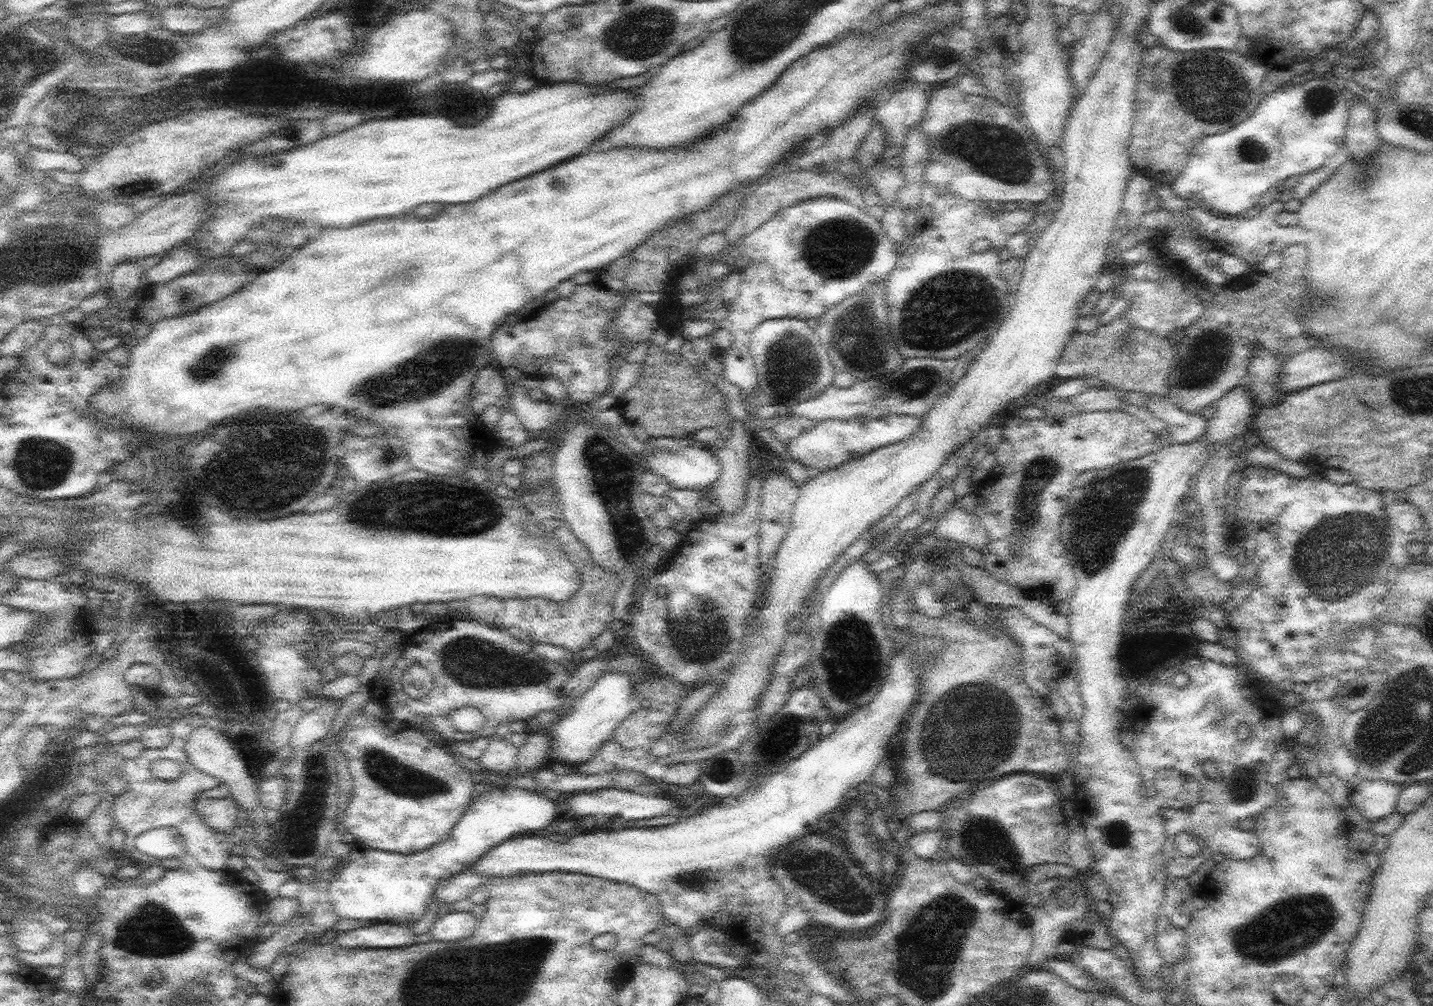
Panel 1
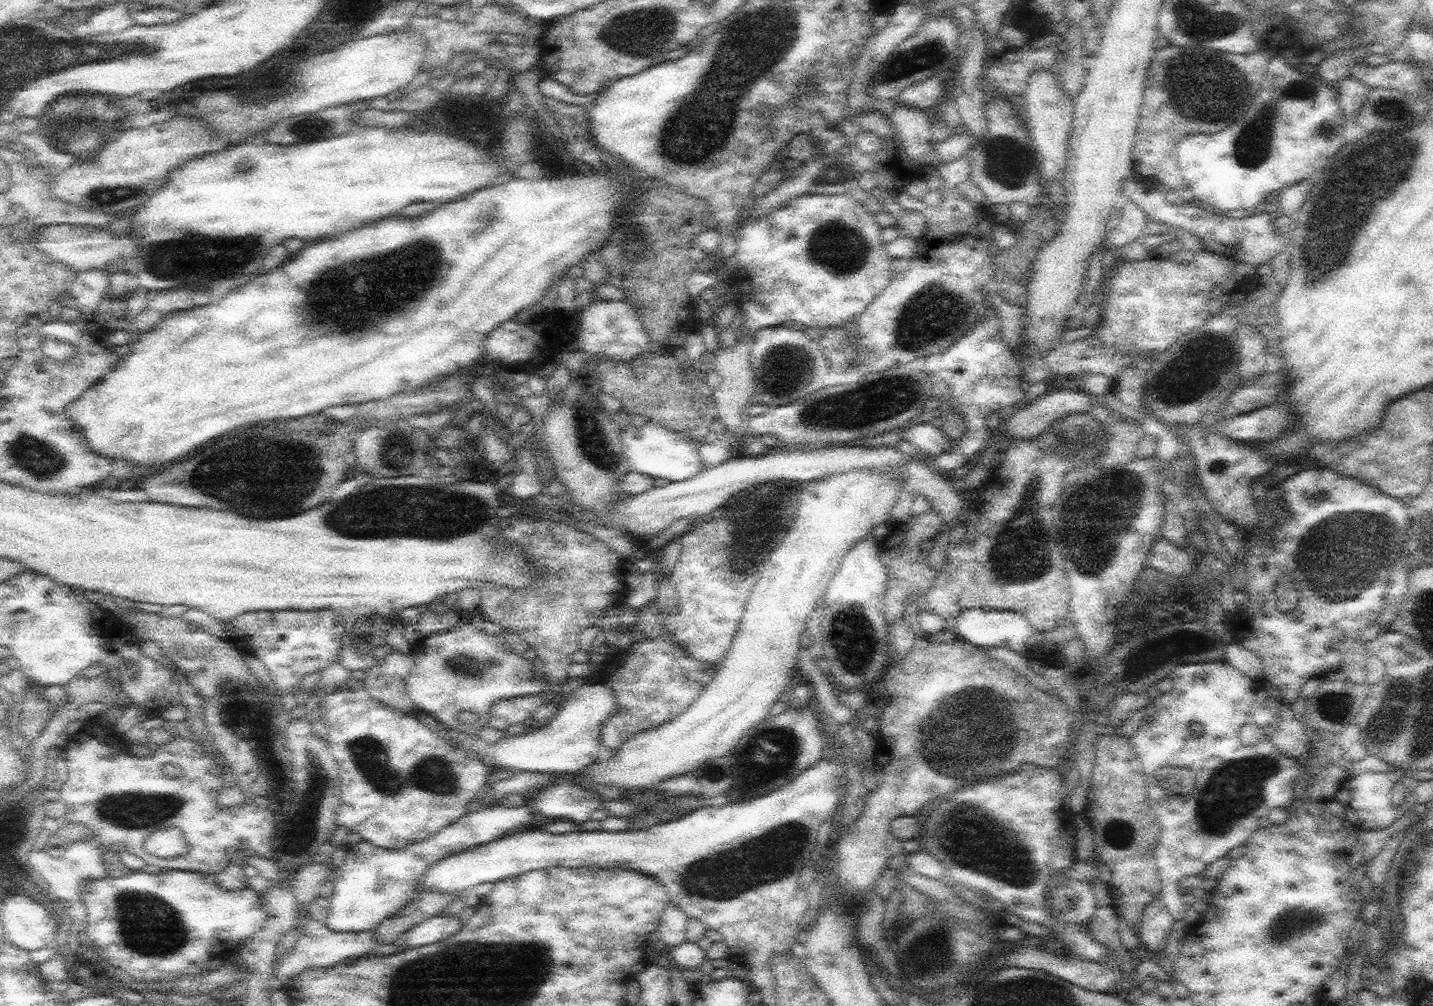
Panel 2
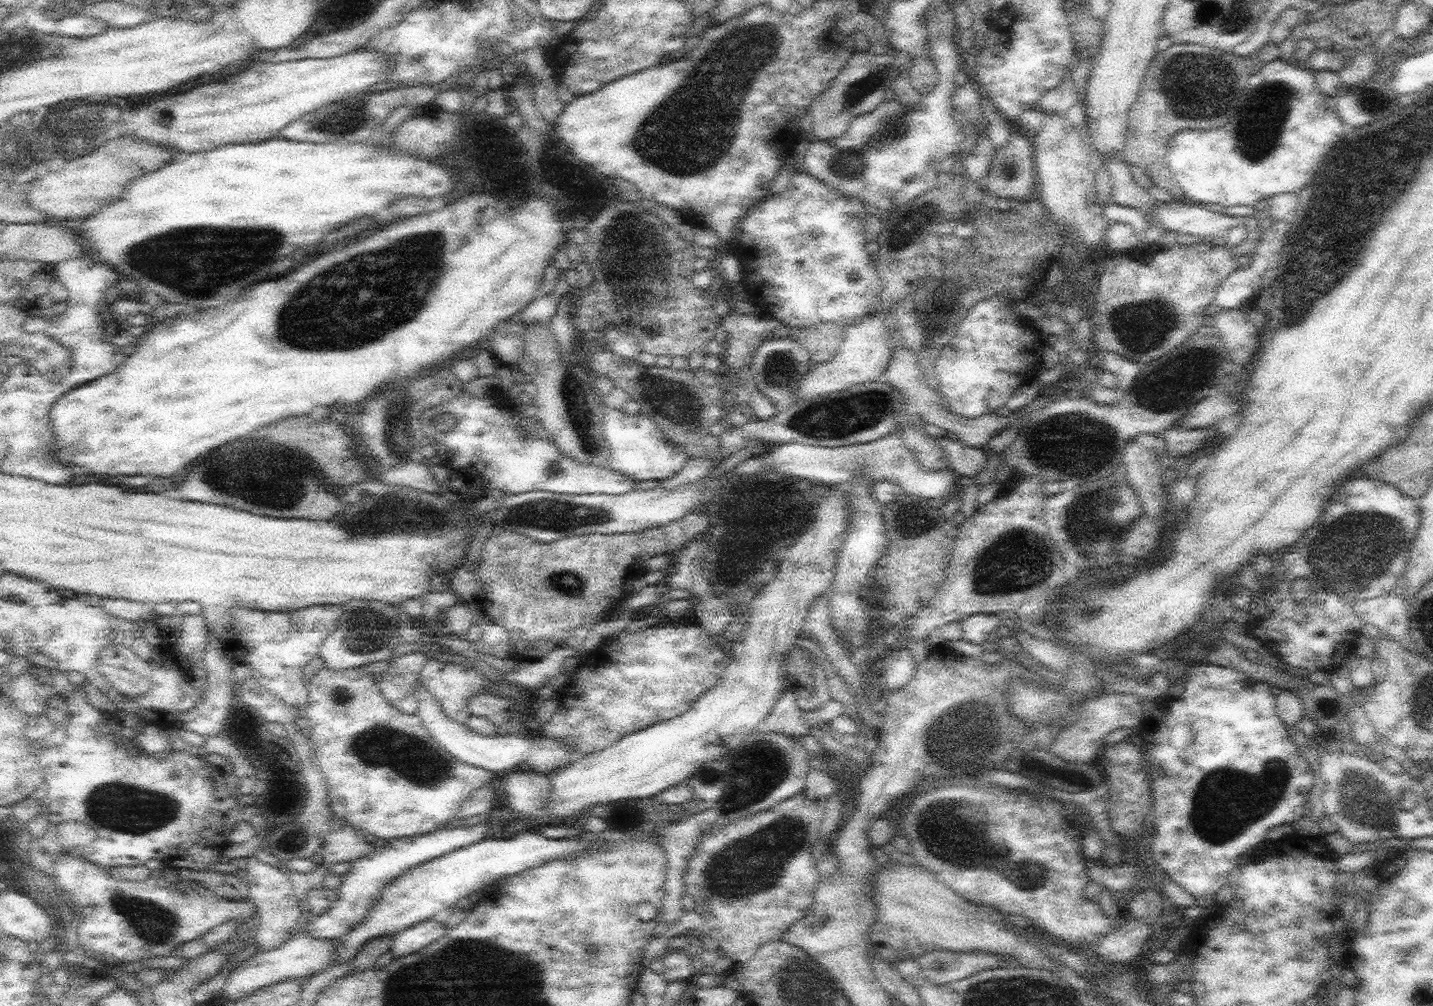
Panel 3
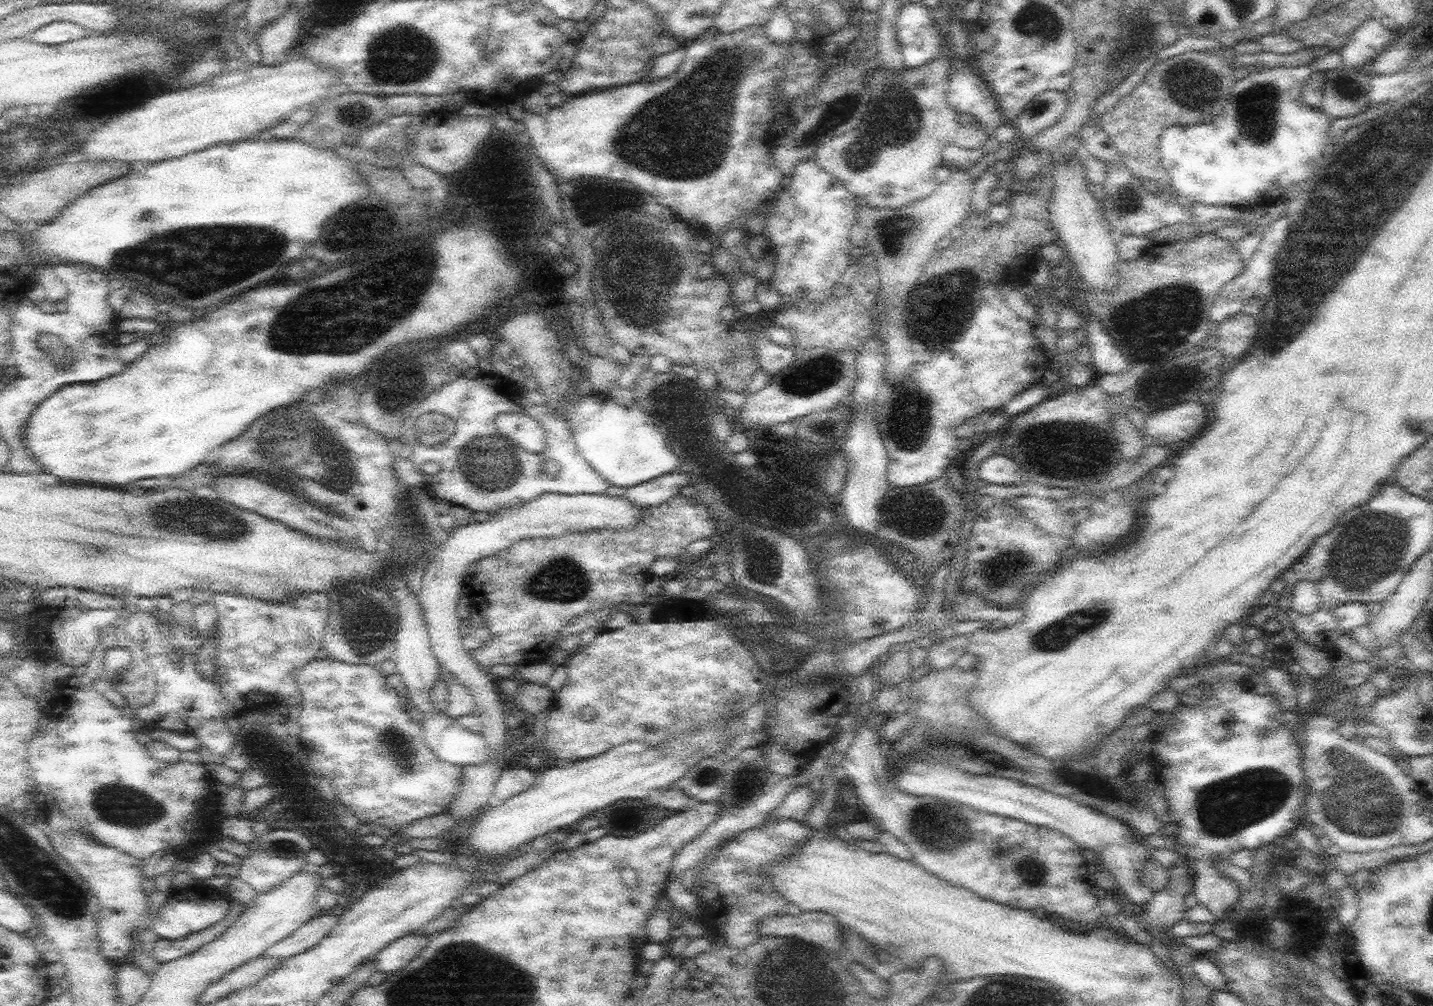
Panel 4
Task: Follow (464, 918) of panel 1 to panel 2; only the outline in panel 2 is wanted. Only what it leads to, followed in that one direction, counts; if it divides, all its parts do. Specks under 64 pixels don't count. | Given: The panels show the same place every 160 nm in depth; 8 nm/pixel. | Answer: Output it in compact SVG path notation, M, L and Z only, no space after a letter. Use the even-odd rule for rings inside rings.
M444 914L431 916L407 932L405 944L407 948L420 948L438 940L448 939L452 934L460 931L463 923L456 916L452 918Z

